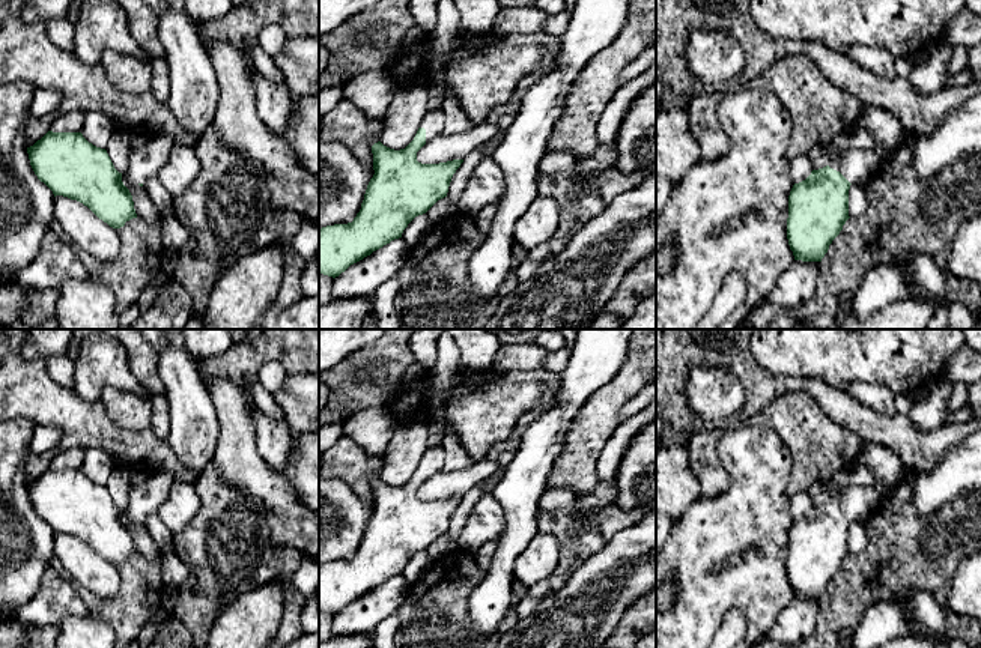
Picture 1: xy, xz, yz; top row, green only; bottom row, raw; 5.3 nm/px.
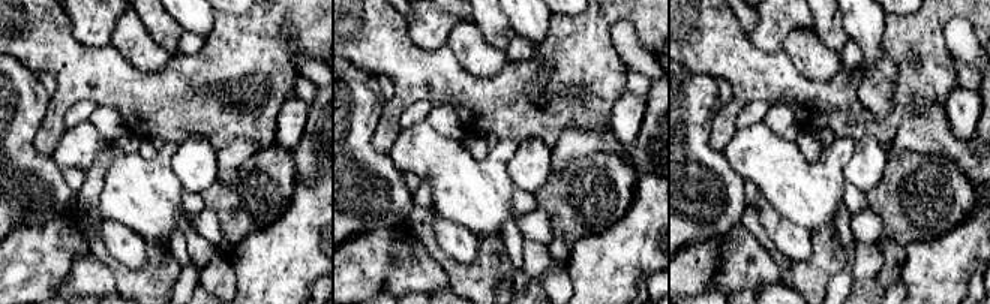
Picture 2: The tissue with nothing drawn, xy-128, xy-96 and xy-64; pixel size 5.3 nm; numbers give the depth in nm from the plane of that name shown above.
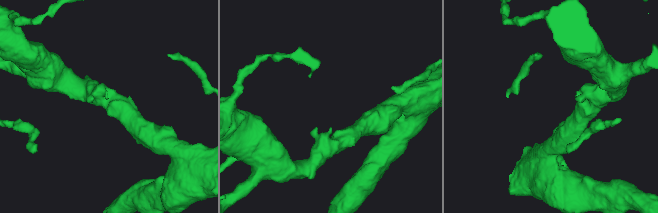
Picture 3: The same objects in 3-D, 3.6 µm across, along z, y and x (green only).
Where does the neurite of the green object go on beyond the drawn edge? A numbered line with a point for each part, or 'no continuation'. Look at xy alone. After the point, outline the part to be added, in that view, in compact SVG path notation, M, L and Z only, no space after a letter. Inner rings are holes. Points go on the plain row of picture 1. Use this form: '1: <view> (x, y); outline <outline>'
1: xy (146, 498); outline M156 471L132 486L128 501L128 514L135 520L143 520L150 514L156 514L159 507L167 501L169 492L176 481L172 472Z

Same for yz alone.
1: yz (855, 501); outline M850 484L831 495L828 502L840 508L850 520L868 517L876 508L879 492L871 487Z

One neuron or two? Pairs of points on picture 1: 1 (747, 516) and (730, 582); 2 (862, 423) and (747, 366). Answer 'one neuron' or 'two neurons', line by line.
1: one neuron
2: one neuron

